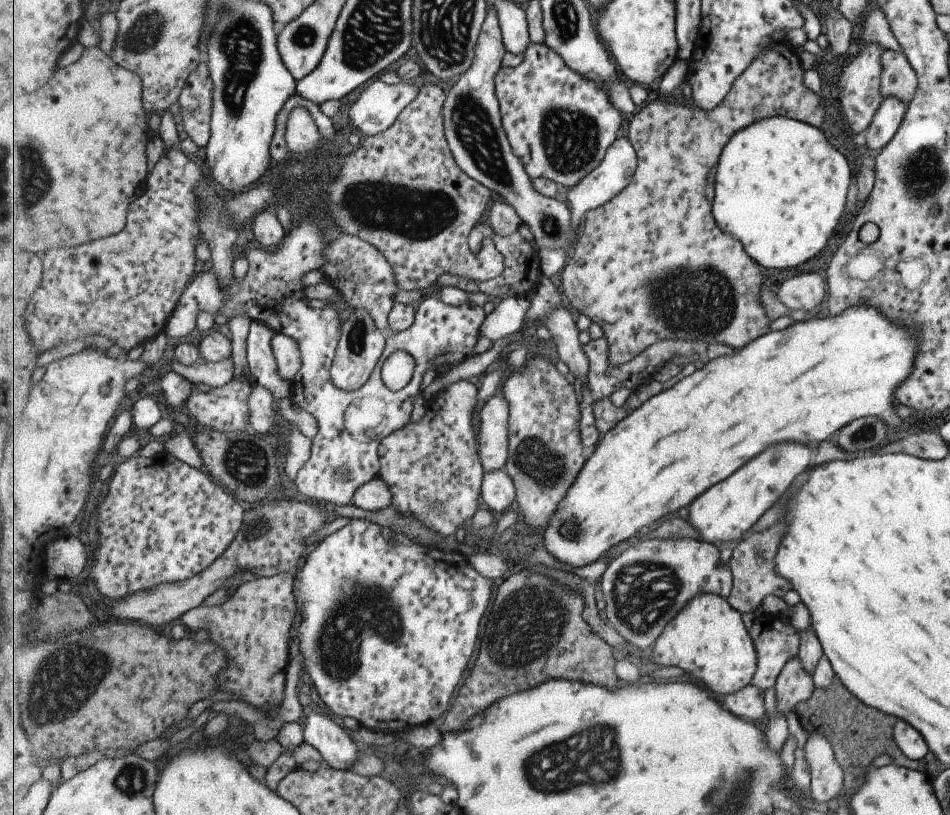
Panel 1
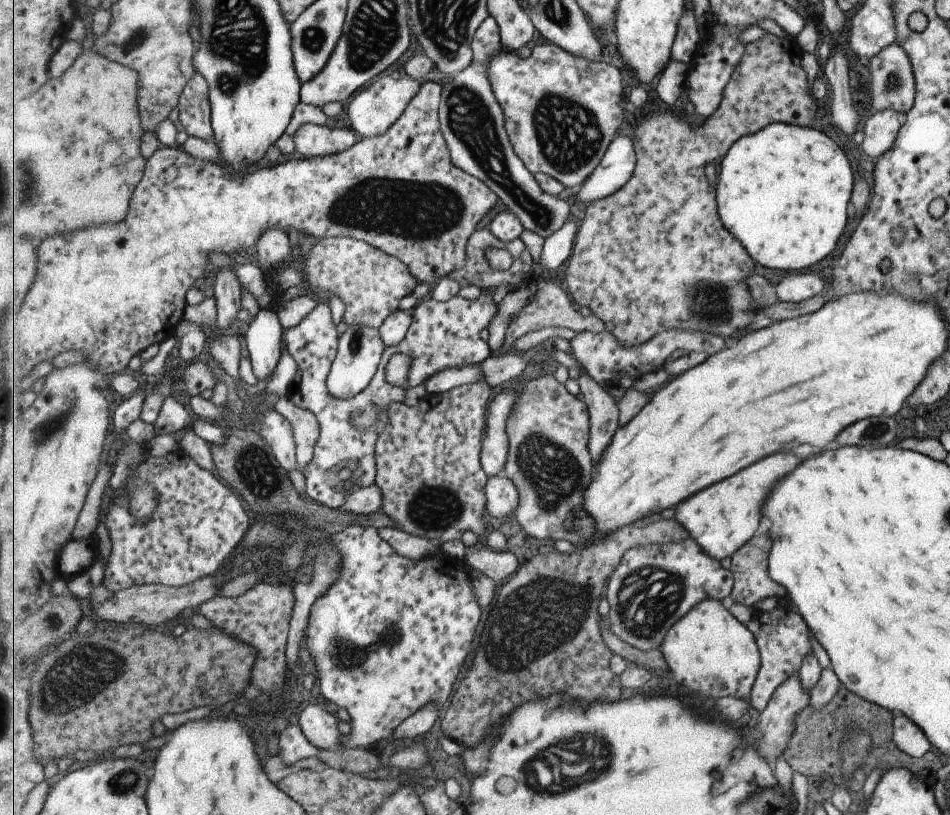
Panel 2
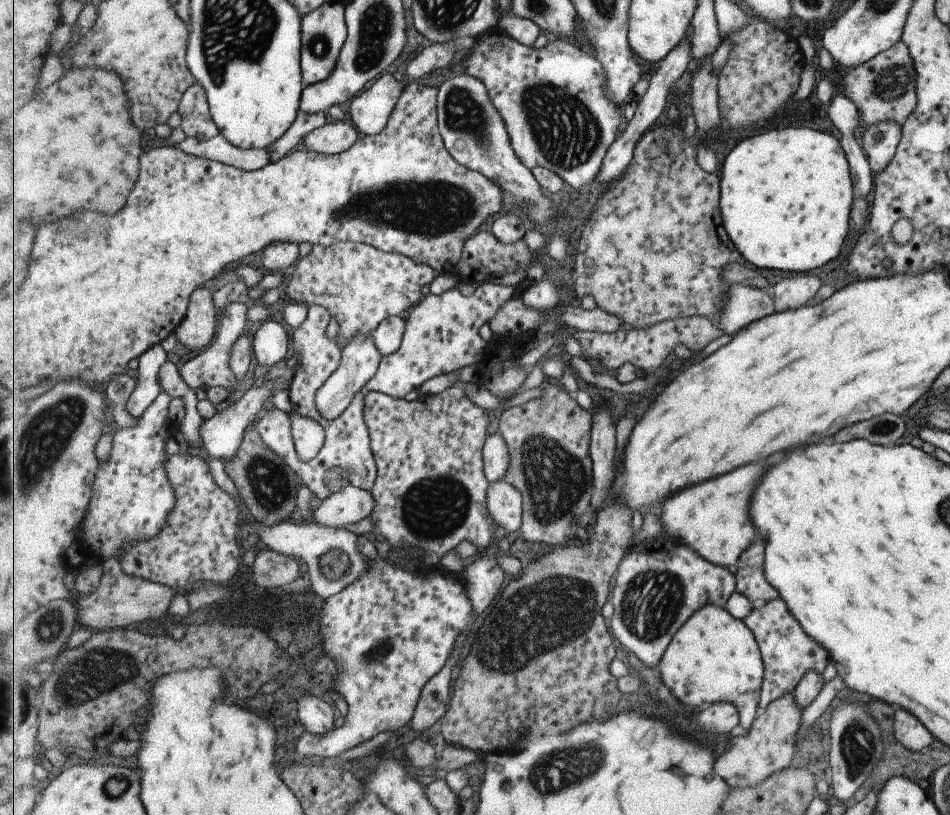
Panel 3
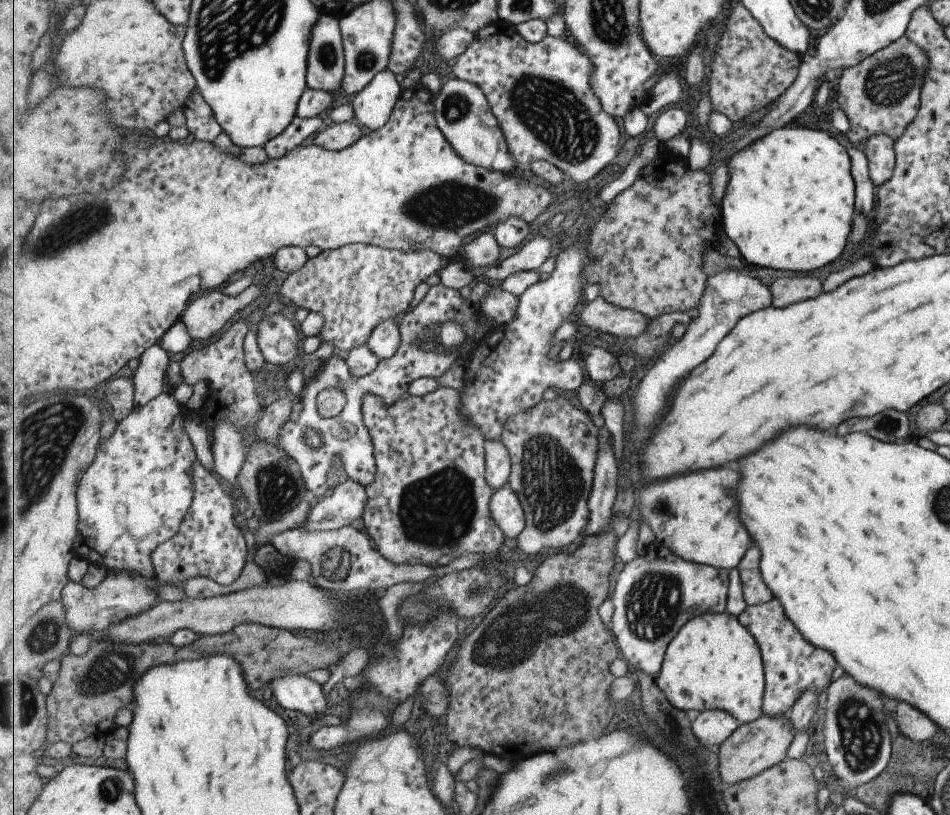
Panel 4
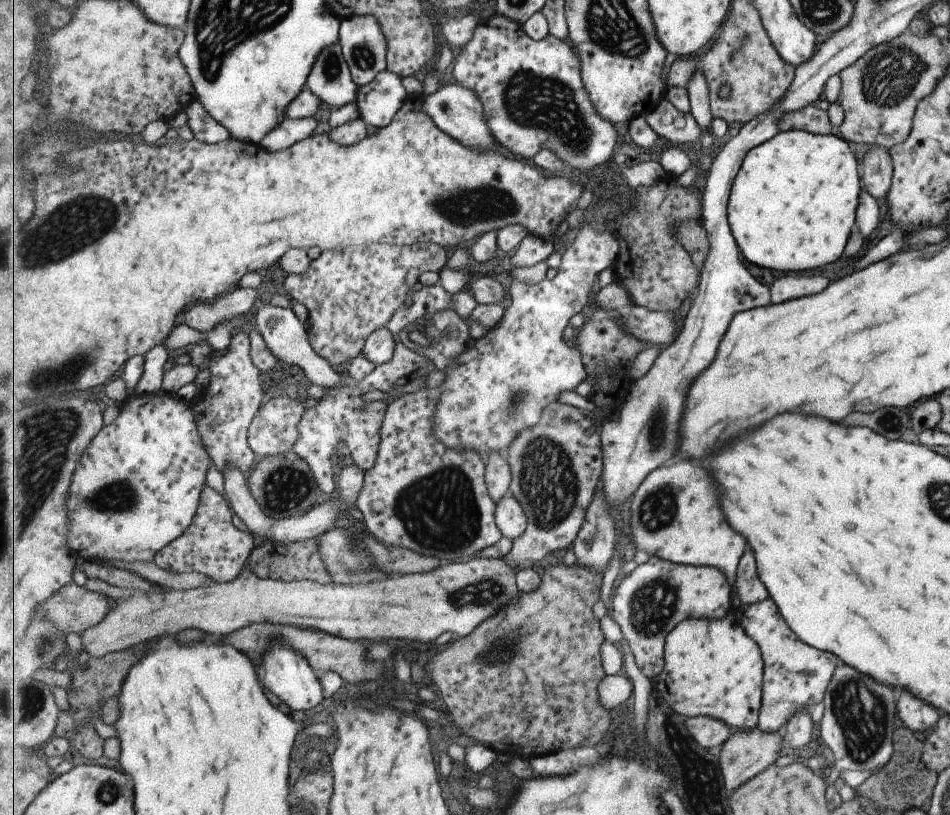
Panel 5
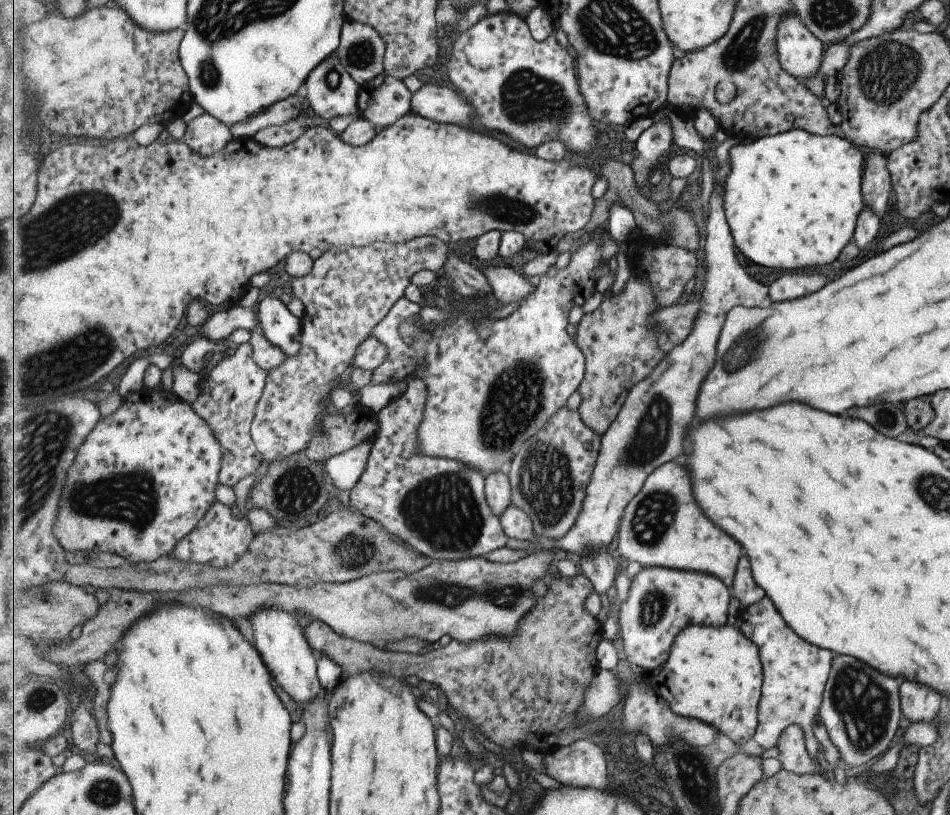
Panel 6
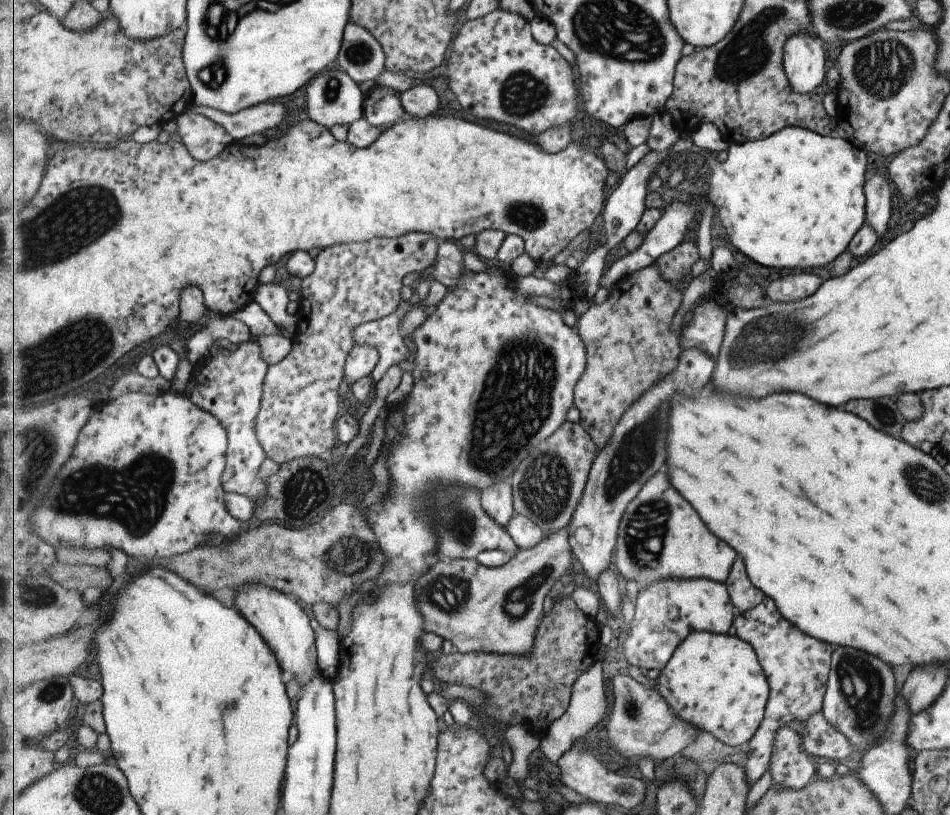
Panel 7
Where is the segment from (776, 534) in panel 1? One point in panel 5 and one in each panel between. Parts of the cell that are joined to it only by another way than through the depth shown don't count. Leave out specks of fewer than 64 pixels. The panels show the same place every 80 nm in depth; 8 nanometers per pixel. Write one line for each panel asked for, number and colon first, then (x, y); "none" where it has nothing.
2: (752, 581)
3: (751, 582)
4: (755, 591)
5: (751, 590)

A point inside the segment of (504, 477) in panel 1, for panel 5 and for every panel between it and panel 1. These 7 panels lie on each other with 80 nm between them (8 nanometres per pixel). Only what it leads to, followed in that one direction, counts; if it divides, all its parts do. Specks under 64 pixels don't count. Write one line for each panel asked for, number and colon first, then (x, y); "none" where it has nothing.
2: (503, 498)
3: (505, 502)
4: (506, 507)
5: (511, 517)

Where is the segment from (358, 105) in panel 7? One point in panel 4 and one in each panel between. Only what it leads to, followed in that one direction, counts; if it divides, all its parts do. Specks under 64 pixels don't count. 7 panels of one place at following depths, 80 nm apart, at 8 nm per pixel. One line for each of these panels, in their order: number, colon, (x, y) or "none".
4: (327, 69)
5: (331, 78)
6: (331, 90)

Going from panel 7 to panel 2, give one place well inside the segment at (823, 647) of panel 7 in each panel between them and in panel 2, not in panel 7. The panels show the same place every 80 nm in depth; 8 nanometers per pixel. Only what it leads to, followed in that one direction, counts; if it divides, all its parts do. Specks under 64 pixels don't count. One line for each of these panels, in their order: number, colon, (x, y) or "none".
2: (782, 638)
3: (788, 652)
4: (792, 665)
5: (795, 675)
6: (795, 671)

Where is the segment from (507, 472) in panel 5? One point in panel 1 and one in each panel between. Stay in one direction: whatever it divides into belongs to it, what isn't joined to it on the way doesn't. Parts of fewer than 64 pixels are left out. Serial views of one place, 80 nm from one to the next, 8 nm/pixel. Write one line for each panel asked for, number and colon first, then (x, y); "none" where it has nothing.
1: (493, 433)
2: (496, 446)
3: (496, 452)
4: (498, 461)

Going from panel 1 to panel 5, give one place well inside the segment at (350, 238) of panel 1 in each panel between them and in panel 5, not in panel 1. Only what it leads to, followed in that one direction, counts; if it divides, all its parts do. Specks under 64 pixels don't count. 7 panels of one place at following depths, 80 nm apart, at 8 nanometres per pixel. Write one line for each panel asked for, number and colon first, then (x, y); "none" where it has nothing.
2: (371, 283)
3: (361, 285)
4: (357, 287)
5: (350, 292)

